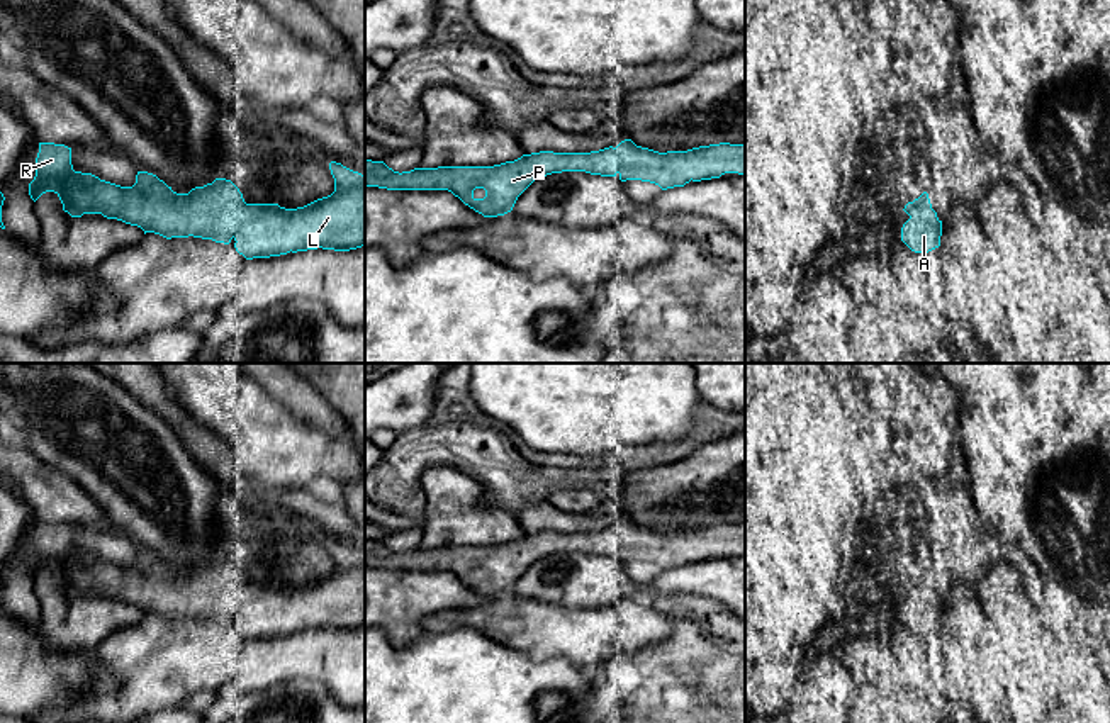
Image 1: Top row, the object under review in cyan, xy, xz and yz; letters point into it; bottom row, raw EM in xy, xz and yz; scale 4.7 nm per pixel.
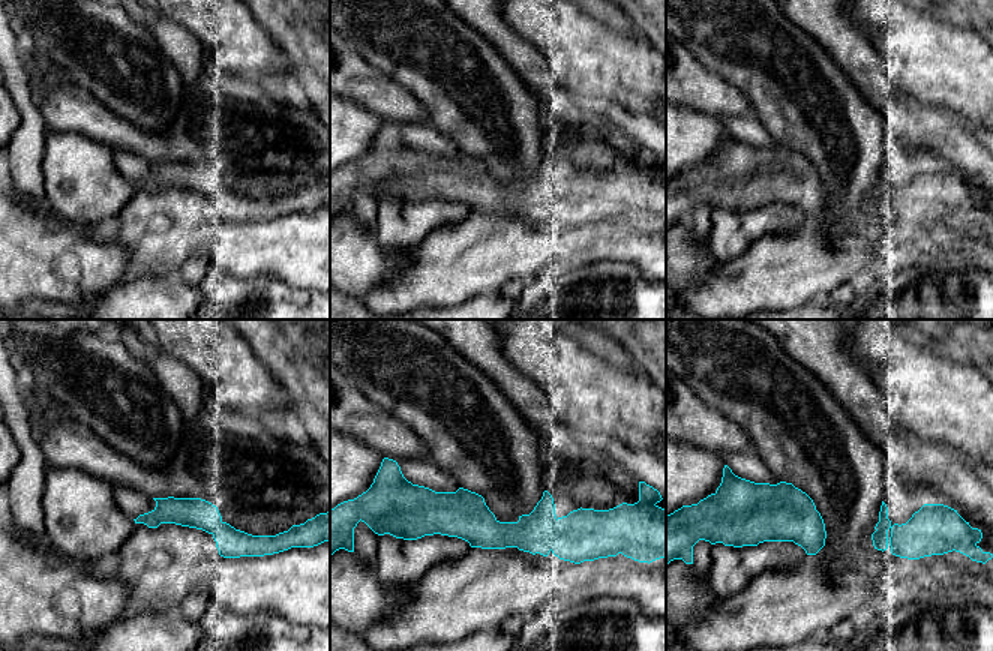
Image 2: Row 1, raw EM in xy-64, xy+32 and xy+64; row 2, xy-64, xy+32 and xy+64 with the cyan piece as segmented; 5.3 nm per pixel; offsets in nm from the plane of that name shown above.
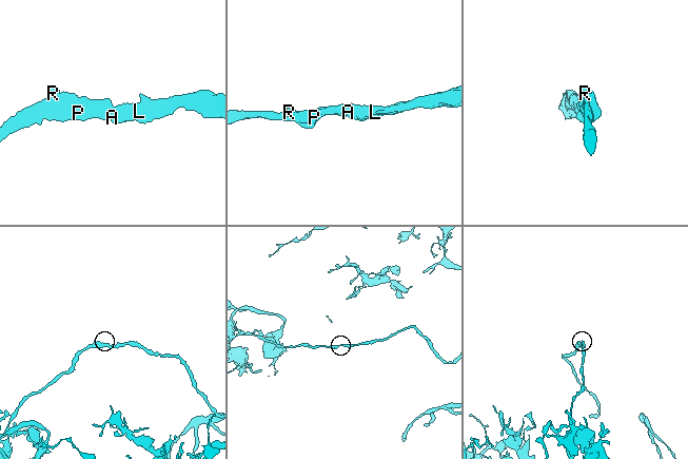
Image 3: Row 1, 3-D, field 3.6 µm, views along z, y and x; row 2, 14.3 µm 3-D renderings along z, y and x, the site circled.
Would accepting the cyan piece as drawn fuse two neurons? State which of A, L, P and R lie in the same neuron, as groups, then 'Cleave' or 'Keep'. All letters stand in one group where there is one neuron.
Groups: A L P R. Keep

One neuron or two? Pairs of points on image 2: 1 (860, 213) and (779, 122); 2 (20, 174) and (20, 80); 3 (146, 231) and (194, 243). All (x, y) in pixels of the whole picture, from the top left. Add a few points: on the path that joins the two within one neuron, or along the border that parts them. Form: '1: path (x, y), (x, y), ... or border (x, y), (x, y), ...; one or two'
1: path (849, 188), (849, 180), (804, 135); one
2: path (26, 150), (26, 104); one
3: path (158, 231), (182, 231); one

